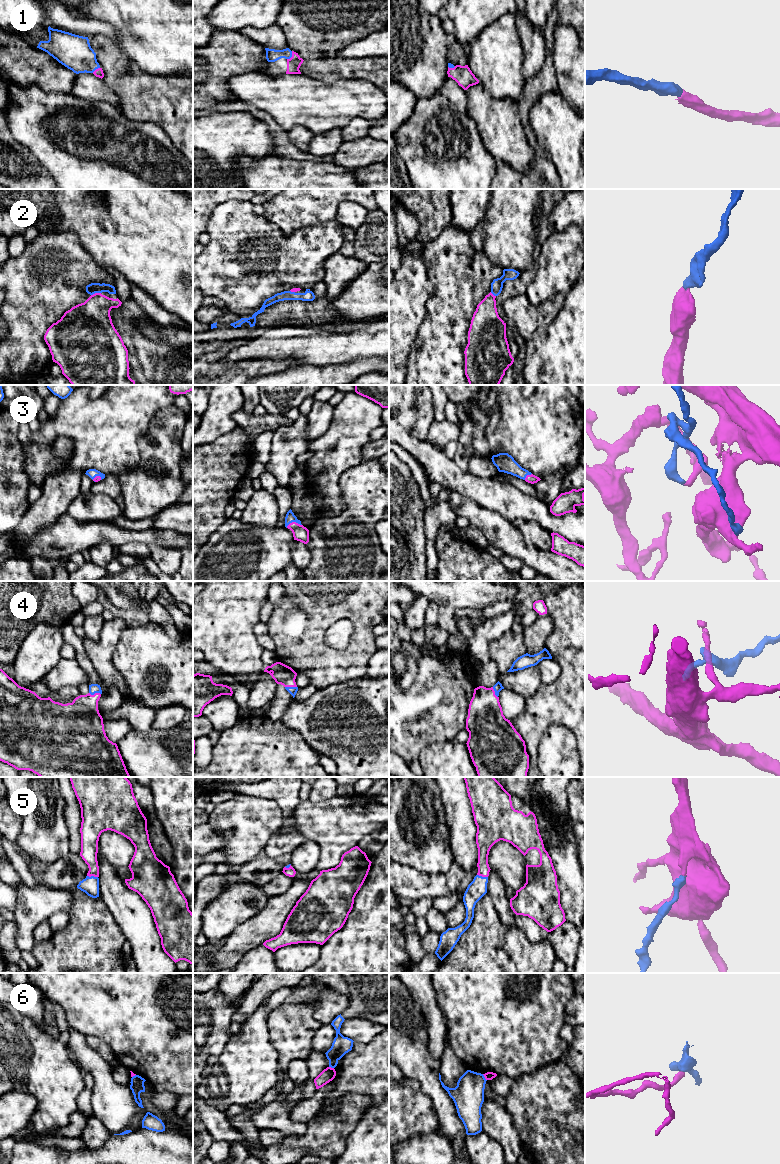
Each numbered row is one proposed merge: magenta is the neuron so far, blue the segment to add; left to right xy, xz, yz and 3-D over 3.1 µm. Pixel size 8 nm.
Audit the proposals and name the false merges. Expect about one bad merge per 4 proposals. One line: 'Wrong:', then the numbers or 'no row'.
Wrong: 6

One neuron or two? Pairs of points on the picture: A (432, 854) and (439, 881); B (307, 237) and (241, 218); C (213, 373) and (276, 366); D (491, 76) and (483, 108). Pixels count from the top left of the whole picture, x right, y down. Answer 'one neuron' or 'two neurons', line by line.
A: two neurons
B: one neuron
C: one neuron
D: two neurons

